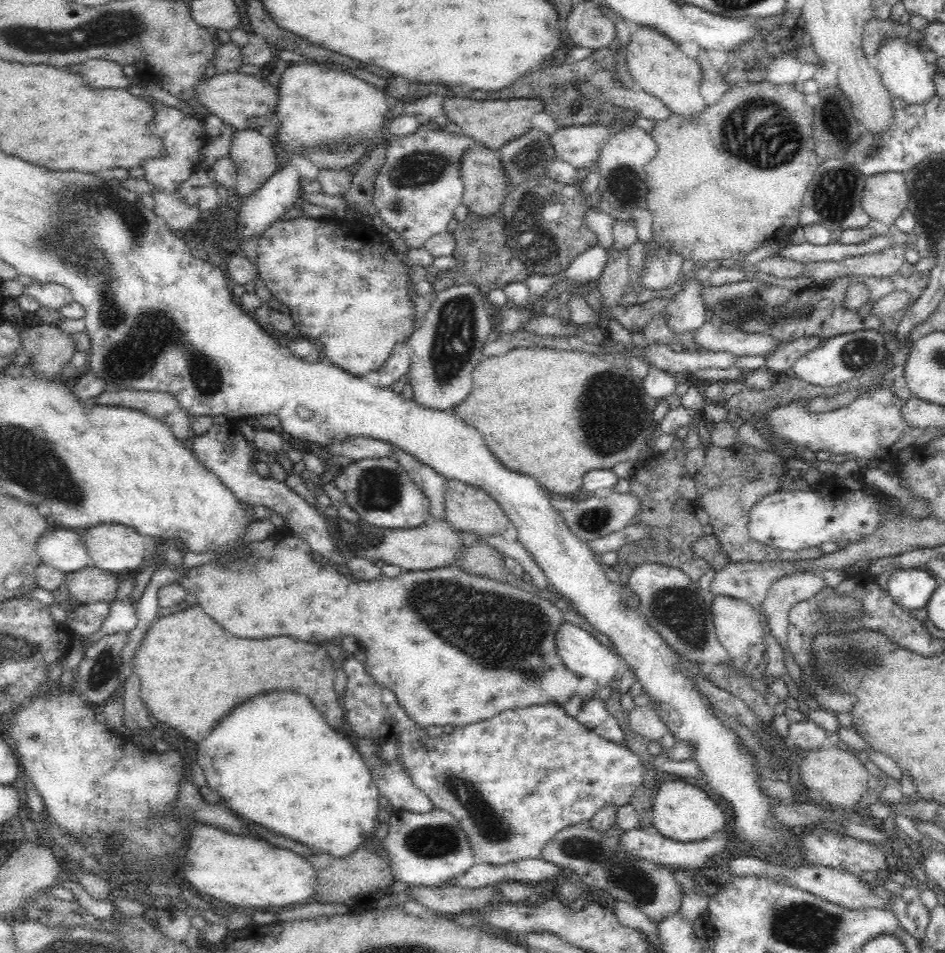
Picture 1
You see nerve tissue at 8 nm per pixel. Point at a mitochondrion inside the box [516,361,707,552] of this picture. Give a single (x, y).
(610, 429)

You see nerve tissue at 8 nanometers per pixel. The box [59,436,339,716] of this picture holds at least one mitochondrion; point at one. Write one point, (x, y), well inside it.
(104, 666)

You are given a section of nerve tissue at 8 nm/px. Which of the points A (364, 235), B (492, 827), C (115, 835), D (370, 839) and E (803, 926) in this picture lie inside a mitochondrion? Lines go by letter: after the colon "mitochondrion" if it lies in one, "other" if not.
A: other
B: mitochondrion
C: mitochondrion
D: other
E: mitochondrion

